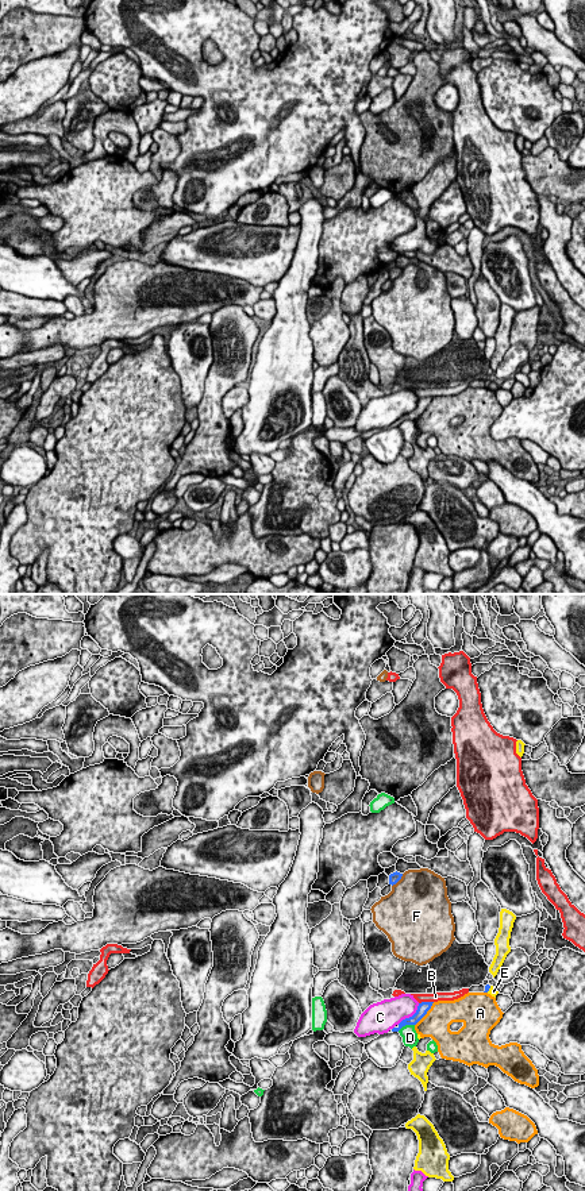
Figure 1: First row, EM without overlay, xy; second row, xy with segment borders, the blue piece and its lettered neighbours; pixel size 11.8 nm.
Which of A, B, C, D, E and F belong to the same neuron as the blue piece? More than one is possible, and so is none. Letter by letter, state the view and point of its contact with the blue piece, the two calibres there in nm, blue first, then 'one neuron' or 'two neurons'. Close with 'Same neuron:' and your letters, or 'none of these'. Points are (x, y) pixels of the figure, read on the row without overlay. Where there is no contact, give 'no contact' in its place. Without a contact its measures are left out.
A: meets blue in xy at (426, 408); 140 nm thick on the blue side, 340 nm on the other; two neurons
B: meets blue in xy at (426, 397); 140 nm thick on the blue side, 100 nm on the other; two neurons
C: meets blue in xy at (410, 412); 140 nm thick on the blue side, 320 nm on the other; two neurons
D: meets blue in xy at (405, 419); 130 nm thick on the blue side, 190 nm on the other; two neurons
E: meets blue in xy at (489, 382); 60 nm thick on the blue side, 100 nm on the other; two neurons
F: meets blue in xy at (397, 276); 130 nm thick on the blue side, 500 nm on the other; two neurons
Same neuron: none of these

